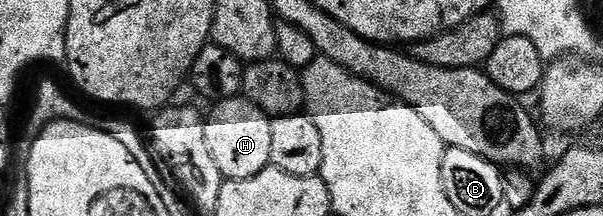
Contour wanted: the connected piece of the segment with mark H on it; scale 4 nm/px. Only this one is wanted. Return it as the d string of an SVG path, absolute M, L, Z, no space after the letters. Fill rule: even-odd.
M246 98L221 100L214 105L210 113L206 113L205 143L213 154L213 162L217 162L217 170L221 170L224 180L244 180L261 174L261 170L272 167L273 126L272 117L262 112L257 105Z

